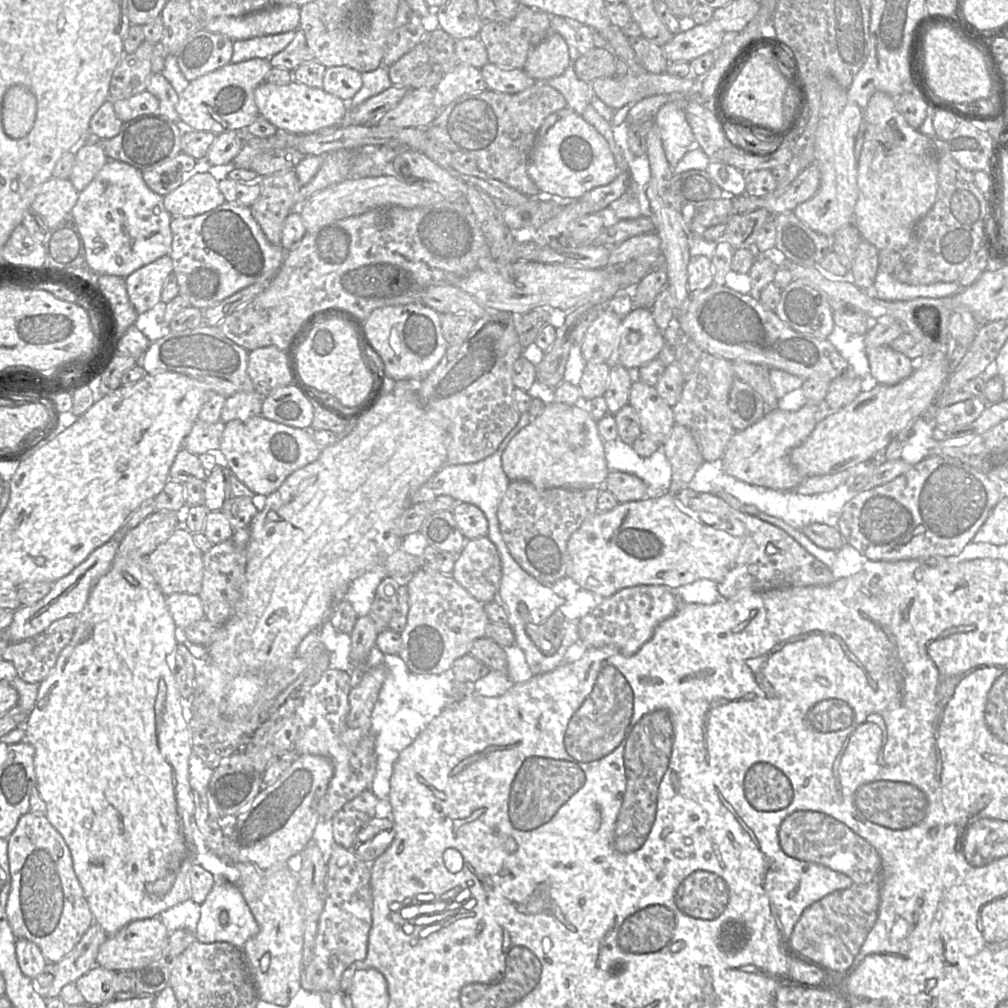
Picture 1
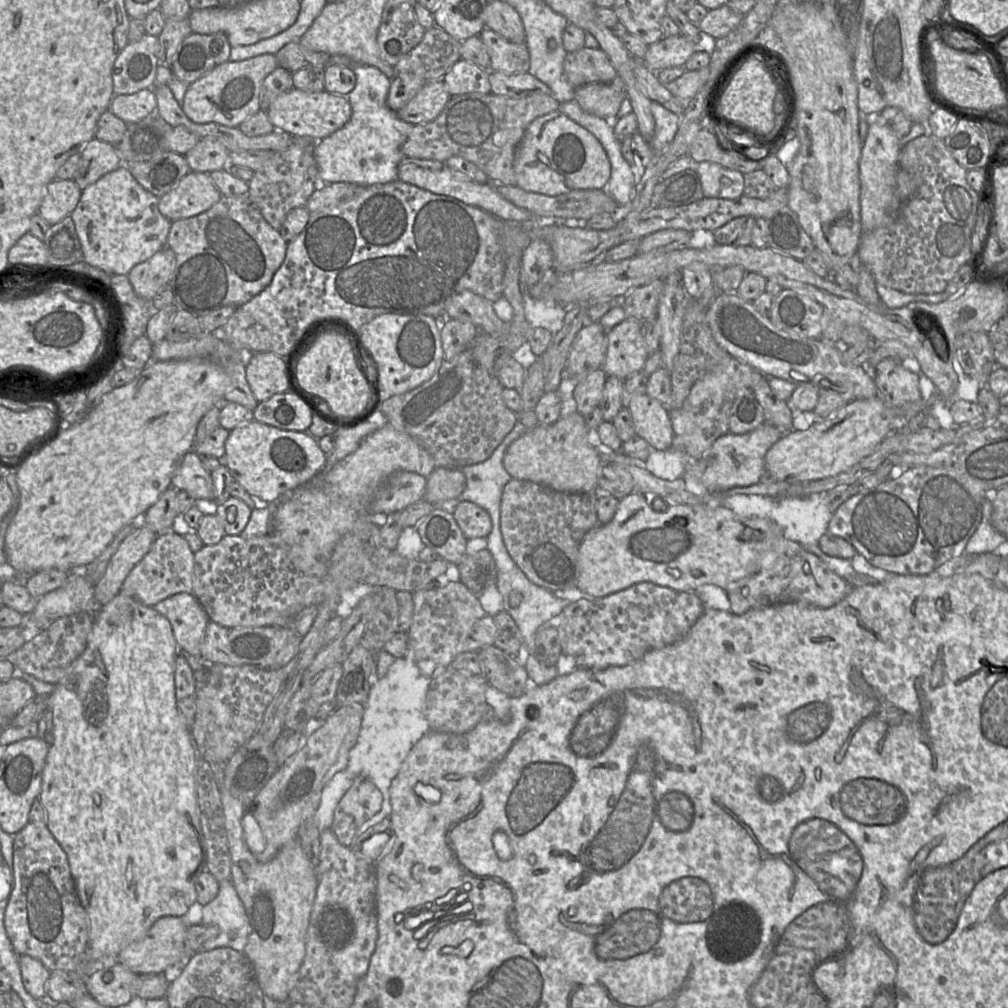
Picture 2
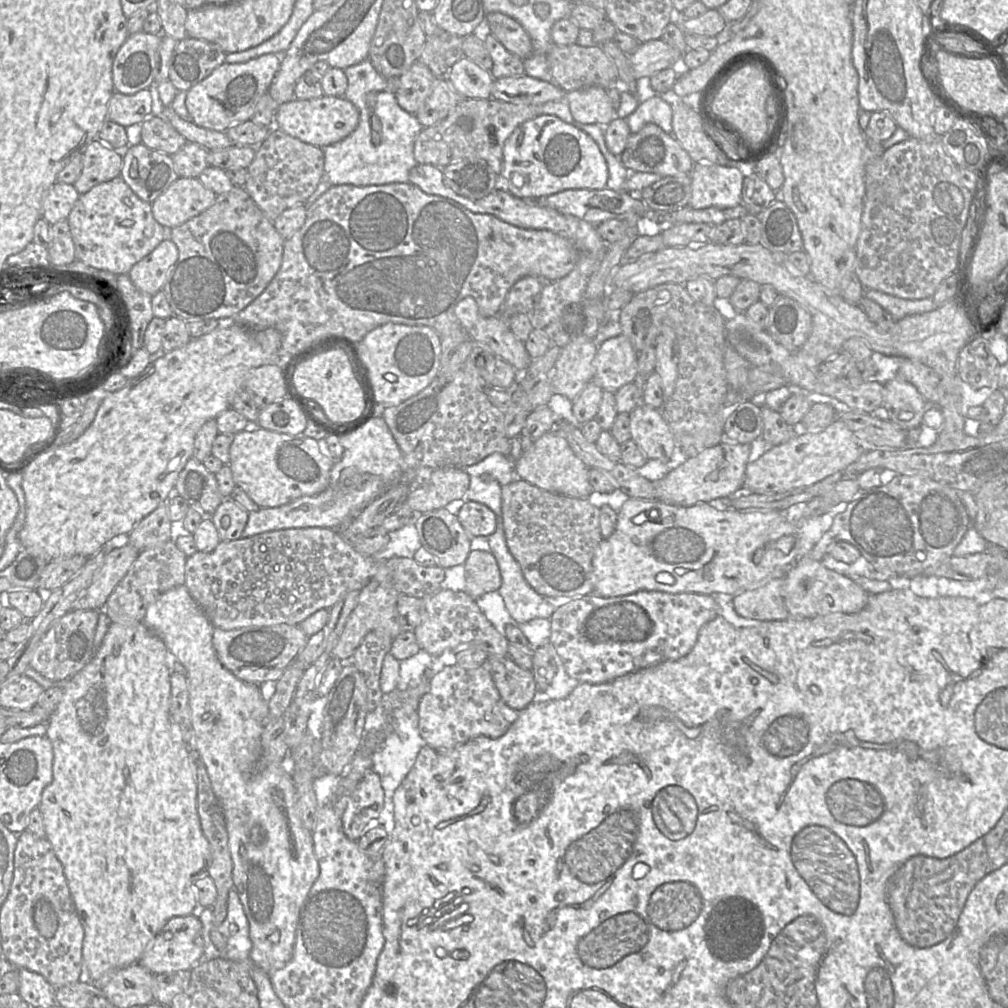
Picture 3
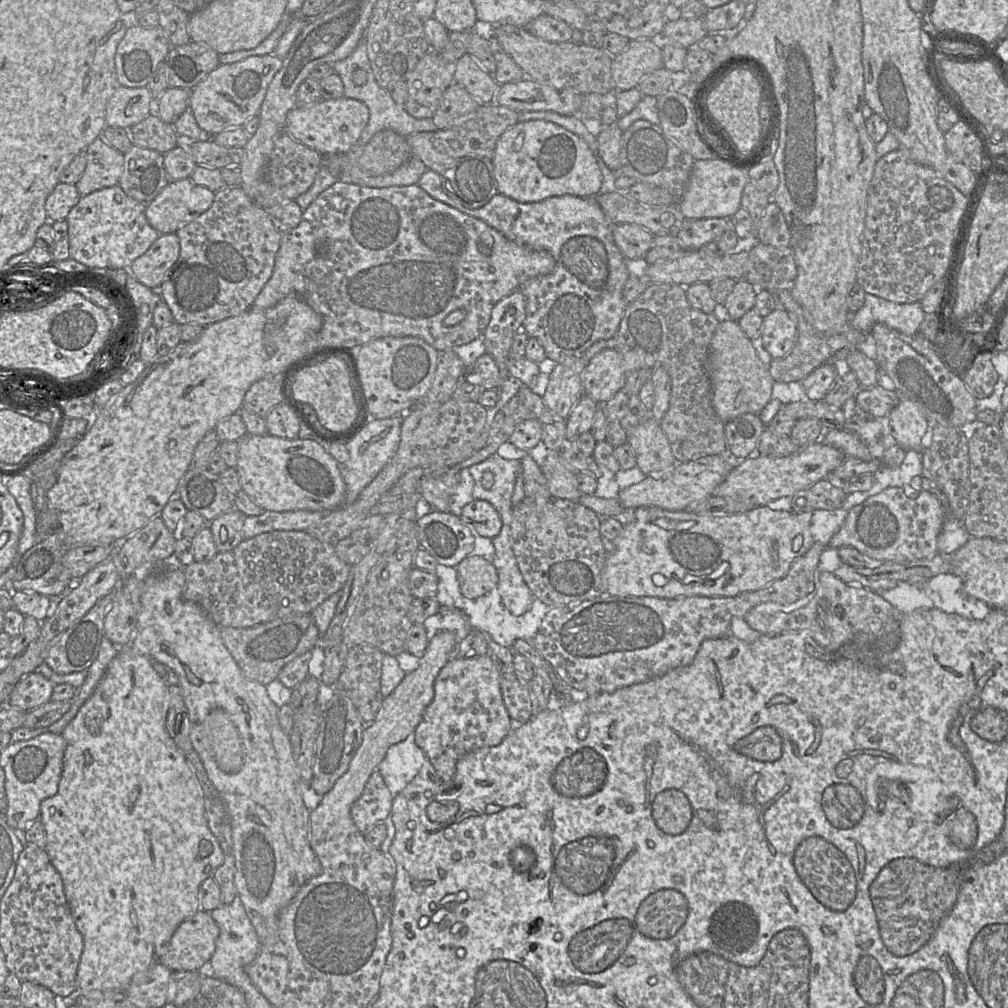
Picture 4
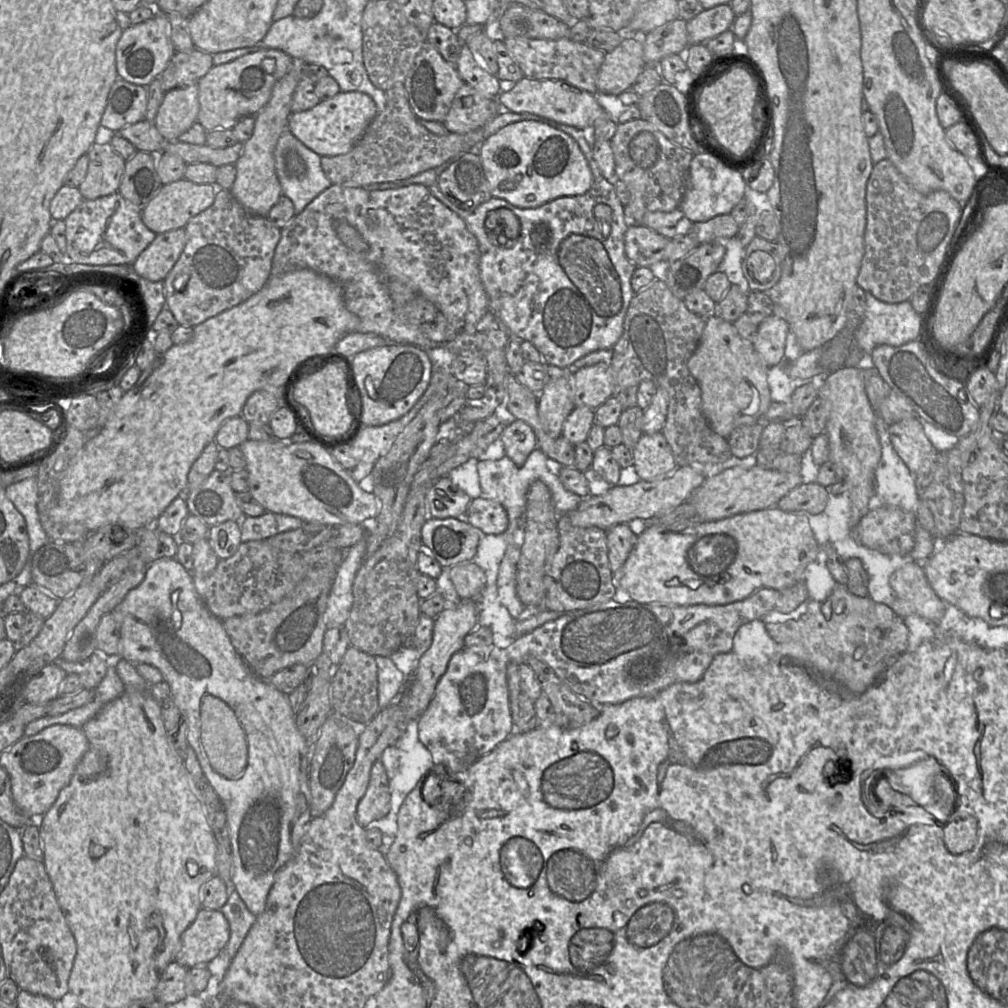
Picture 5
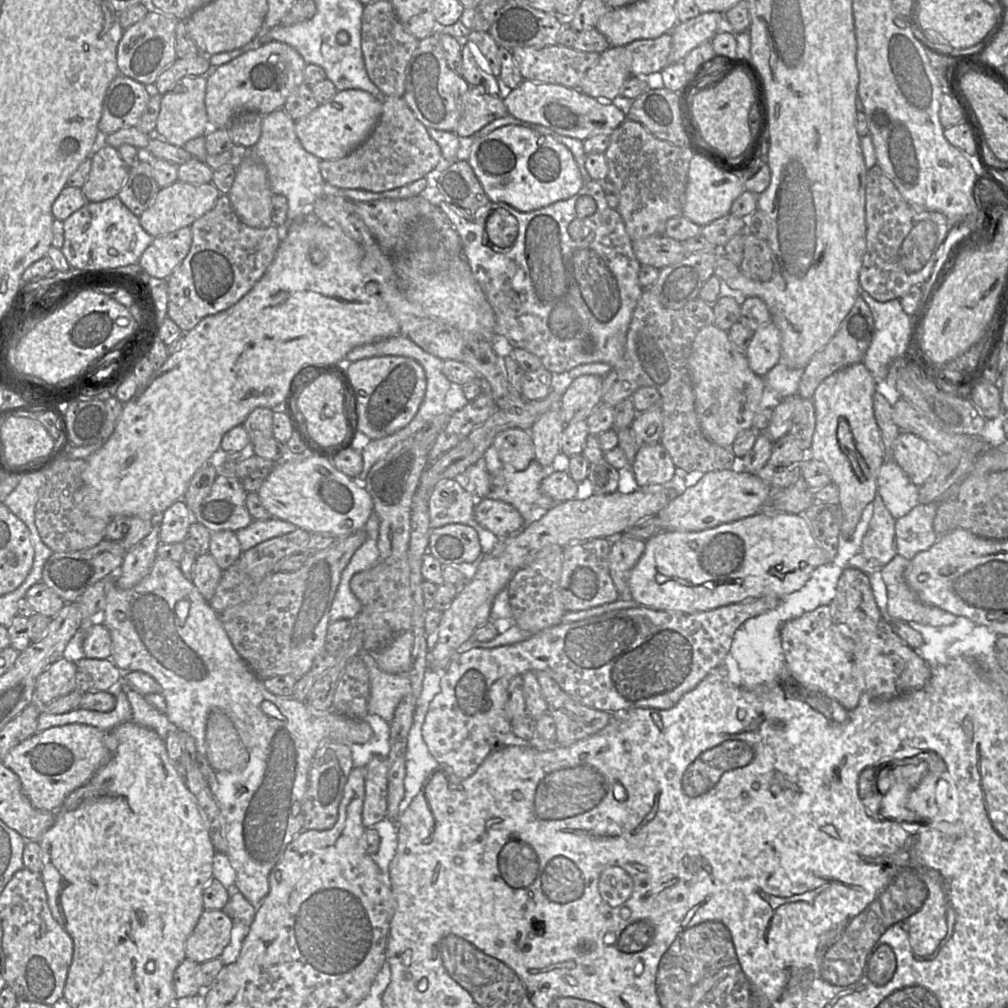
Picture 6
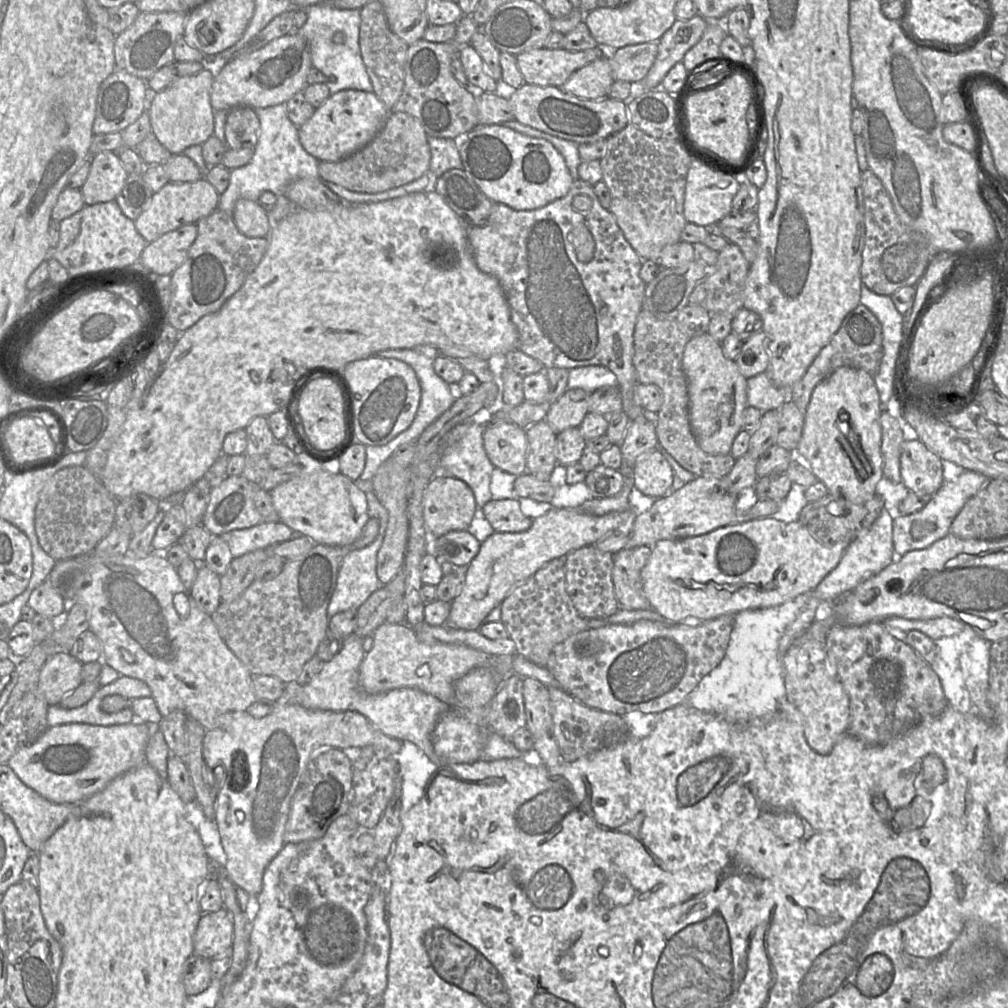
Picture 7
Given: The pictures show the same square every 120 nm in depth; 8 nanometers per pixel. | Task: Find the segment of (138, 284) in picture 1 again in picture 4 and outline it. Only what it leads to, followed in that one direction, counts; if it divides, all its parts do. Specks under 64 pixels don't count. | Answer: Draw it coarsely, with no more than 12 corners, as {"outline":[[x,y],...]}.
{"outline":[[161,234],[129,271],[157,290],[179,254],[177,234]]}

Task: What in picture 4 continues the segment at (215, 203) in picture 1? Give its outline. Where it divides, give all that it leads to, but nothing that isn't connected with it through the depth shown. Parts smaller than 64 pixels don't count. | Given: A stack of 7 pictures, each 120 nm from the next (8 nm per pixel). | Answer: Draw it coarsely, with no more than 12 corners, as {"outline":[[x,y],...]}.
{"outline":[[191,178],[170,181],[146,207],[160,234],[210,208],[215,193]]}

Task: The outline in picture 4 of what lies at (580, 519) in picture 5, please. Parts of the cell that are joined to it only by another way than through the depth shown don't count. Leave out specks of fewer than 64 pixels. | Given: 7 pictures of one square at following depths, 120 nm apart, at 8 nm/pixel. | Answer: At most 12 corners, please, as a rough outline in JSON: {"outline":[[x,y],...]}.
{"outline":[[730,451],[620,490],[627,510],[684,511],[743,460]]}

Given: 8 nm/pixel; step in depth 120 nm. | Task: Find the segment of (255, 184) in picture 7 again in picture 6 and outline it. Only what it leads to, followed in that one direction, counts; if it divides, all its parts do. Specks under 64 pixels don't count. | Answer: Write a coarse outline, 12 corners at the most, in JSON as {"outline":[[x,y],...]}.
{"outline":[[283,108],[263,115],[249,156],[266,167],[288,221],[329,193],[321,160]]}

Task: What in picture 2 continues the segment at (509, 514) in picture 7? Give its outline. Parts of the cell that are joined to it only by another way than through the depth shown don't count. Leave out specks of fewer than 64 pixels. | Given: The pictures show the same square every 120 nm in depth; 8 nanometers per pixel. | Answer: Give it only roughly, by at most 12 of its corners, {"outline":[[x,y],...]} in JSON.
{"outline":[[460,502],[452,514],[467,539],[487,538],[489,513]]}

